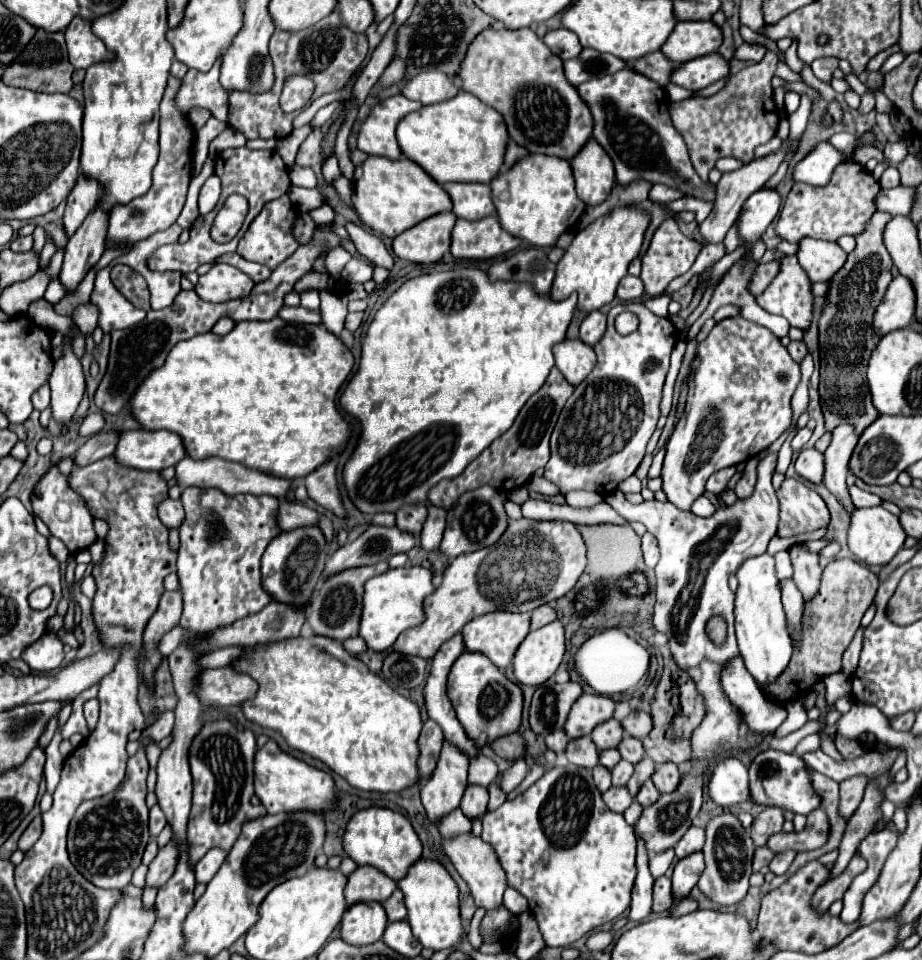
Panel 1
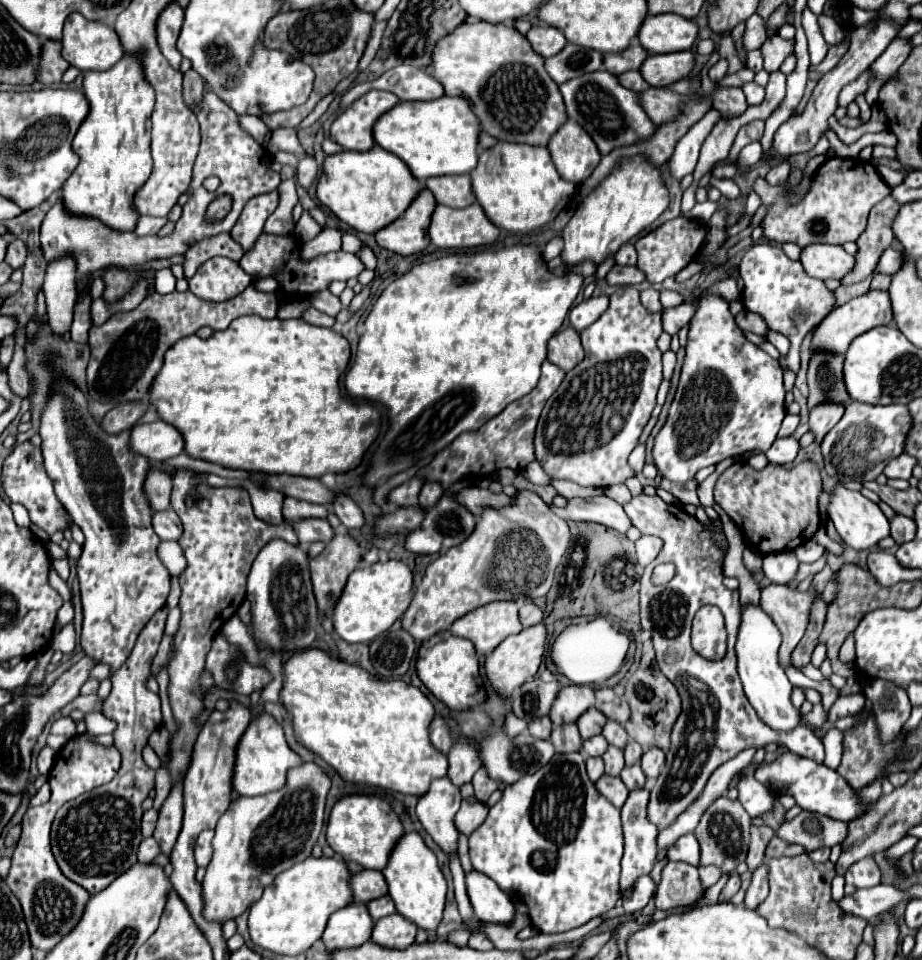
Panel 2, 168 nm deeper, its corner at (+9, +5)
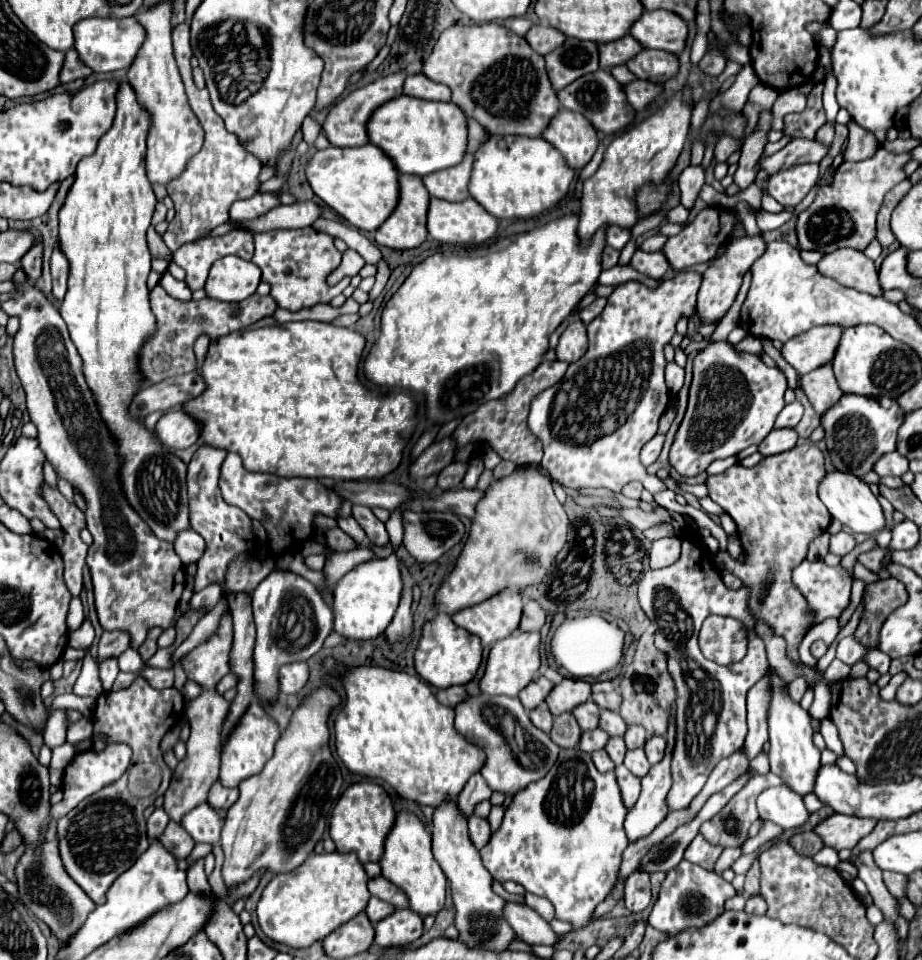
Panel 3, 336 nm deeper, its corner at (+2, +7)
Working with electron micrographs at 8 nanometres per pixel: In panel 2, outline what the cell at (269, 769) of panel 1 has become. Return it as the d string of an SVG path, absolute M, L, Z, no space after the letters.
M262 713L256 721L250 723L246 733L242 735L238 749L236 749L236 767L234 767L234 789L240 795L254 797L254 795L266 795L272 791L280 791L286 783L286 773L292 767L300 767L304 761L300 755L296 755L282 733L282 727L274 721L274 717Z

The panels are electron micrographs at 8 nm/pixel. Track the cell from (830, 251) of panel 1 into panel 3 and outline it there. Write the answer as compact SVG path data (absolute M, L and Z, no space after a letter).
M837 249L837 253L823 255L817 269L845 287L853 287L873 297L883 295L875 263L855 249Z

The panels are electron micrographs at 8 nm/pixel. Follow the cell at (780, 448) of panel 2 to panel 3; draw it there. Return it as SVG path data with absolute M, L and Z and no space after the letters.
M773 429L773 433L769 433L765 437L765 441L759 443L759 453L761 455L775 455L775 453L789 451L795 445L797 445L797 431L795 429Z

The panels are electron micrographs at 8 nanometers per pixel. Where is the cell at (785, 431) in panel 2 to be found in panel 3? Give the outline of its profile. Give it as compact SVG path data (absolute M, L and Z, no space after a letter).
M793 401L781 409L781 415L777 415L775 427L795 427L803 417L803 405L799 401Z

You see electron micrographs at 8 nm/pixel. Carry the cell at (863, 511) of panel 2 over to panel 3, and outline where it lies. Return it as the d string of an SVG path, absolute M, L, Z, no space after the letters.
M843 471L827 473L819 483L819 499L825 503L833 519L839 519L843 525L847 525L855 533L875 535L881 529L885 529L885 517L877 497L871 493L869 485L863 479L855 477L853 473L843 473Z

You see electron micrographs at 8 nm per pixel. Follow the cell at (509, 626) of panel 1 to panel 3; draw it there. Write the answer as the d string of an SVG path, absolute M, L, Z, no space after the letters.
M503 589L487 601L451 615L453 623L477 635L485 645L513 635L521 621L523 599L517 589Z

